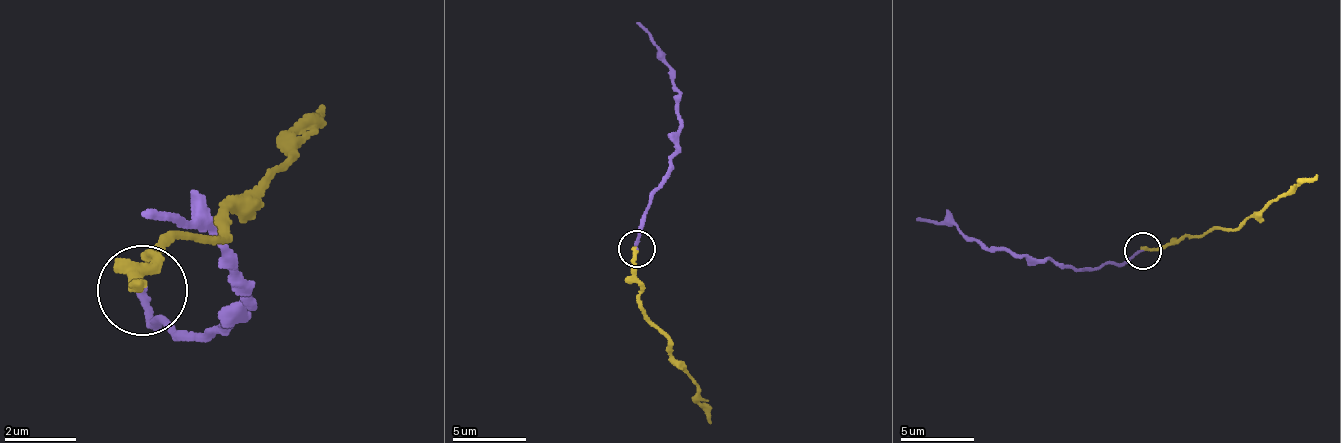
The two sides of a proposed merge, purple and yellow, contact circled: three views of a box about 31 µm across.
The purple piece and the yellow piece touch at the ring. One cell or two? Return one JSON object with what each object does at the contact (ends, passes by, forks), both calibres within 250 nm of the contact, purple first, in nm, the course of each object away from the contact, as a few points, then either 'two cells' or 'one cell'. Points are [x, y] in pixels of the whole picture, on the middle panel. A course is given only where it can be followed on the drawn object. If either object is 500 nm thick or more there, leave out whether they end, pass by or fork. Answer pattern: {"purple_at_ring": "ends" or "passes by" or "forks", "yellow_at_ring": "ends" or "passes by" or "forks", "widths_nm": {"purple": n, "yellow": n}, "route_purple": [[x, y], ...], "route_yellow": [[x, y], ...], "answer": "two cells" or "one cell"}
{"purple_at_ring": "ends", "yellow_at_ring": "ends", "widths_nm": {"purple": 200, "yellow": 240}, "route_purple": [[637, 249], [644, 227], [648, 194], [674, 157], [678, 120], [674, 75], [659, 60], [659, 46], [637, 23]], "route_yellow": [[637, 249], [641, 309], [696, 386], [696, 398], [711, 423]], "answer": "one cell"}

